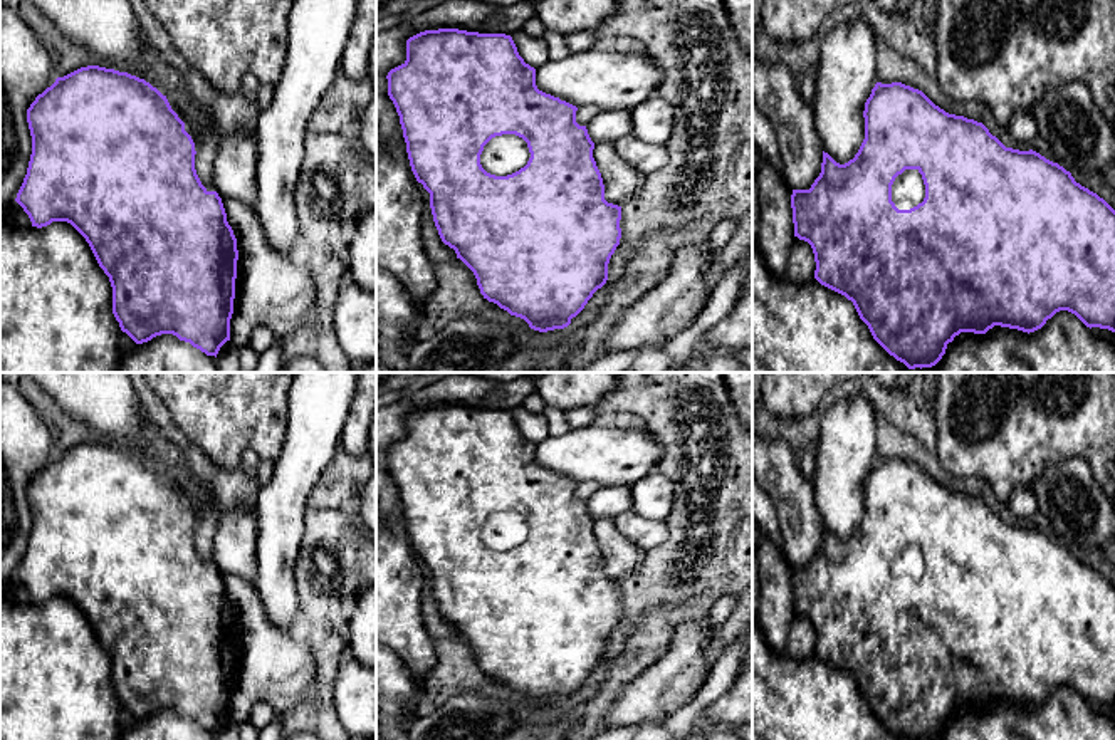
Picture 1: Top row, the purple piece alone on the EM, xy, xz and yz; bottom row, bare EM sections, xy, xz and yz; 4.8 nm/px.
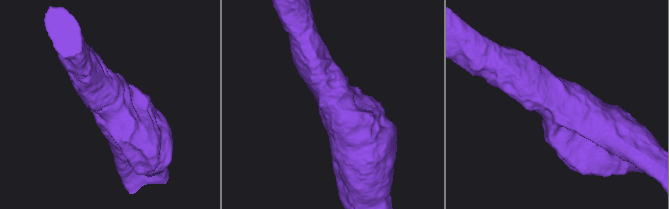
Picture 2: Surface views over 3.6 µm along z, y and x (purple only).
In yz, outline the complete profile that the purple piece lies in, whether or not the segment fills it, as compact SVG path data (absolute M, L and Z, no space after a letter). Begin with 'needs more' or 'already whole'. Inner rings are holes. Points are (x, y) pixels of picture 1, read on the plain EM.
needs more | M877 458L865 478L865 515L845 540L823 527L821 549L809 565L793 565L794 612L811 621L816 638L814 654L853 678L873 715L903 740L937 740L947 720L961 708L986 710L994 701L1034 708L1060 686L1075 690L1086 703L1115 708L1115 586L1097 569L1075 557L1070 547L1039 529L1006 524L974 495L949 490L922 466L902 458Z

